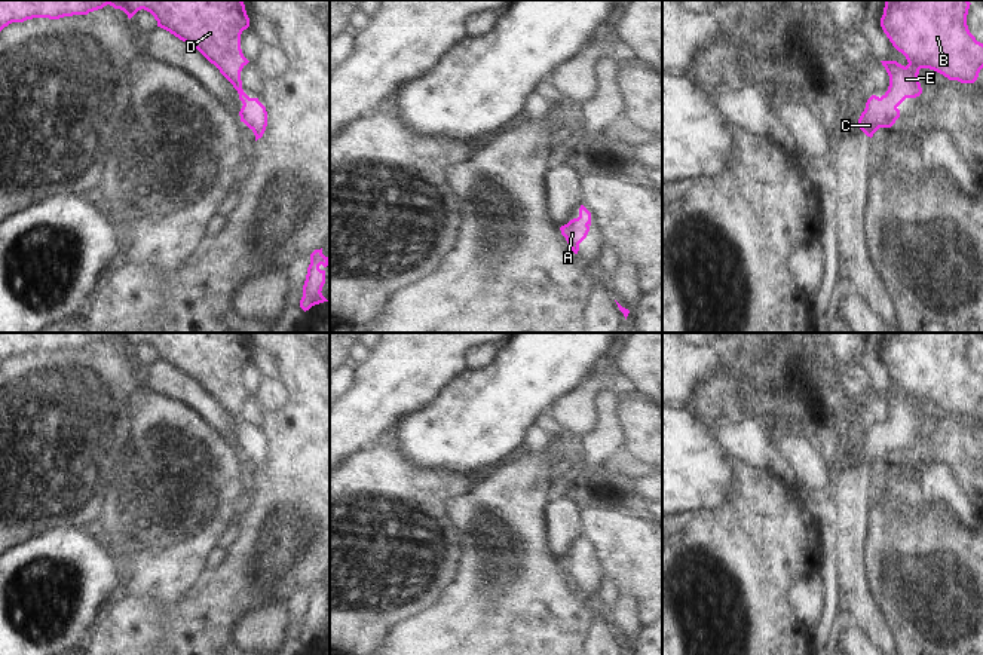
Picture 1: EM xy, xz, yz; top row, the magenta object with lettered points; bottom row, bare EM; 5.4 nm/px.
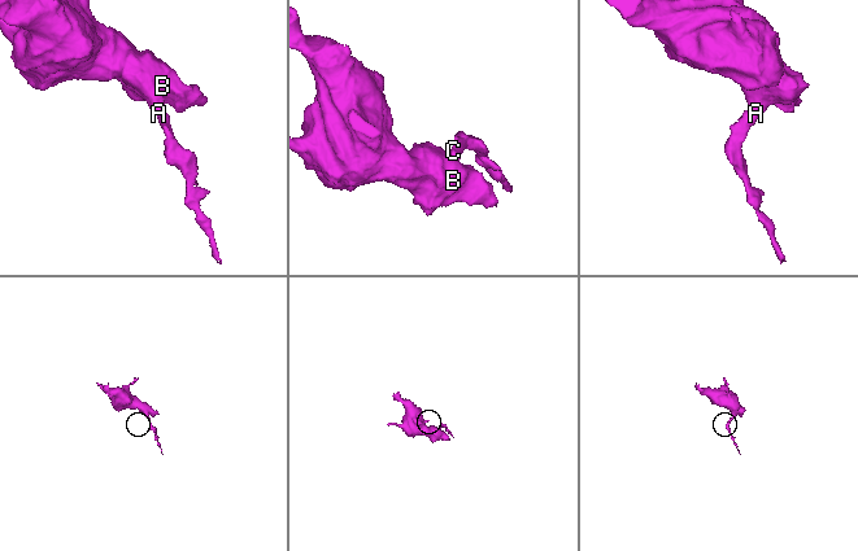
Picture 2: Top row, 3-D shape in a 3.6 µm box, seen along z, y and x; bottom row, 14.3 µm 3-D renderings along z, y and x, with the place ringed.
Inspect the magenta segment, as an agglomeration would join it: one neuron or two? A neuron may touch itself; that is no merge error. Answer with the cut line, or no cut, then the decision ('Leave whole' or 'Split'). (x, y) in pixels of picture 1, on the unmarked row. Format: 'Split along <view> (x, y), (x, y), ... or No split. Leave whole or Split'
No split. Leave whole

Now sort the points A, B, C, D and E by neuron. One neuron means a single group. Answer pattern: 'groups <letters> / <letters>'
groups A B C D E

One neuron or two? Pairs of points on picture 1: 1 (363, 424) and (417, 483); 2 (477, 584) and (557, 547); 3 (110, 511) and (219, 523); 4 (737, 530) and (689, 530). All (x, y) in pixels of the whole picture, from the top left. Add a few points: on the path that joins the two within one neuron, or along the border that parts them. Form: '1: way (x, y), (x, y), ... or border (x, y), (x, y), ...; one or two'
1: border (385, 437), (348, 456); two
2: border (542, 517), (545, 548), (559, 560); two
3: way (137, 519), (147, 529), (192, 528); one
4: way (725, 530), (701, 530); one

